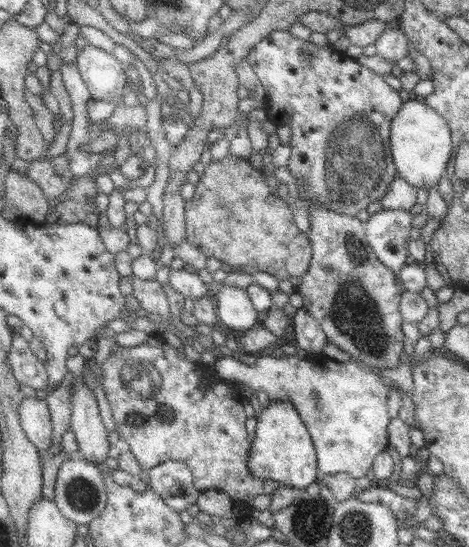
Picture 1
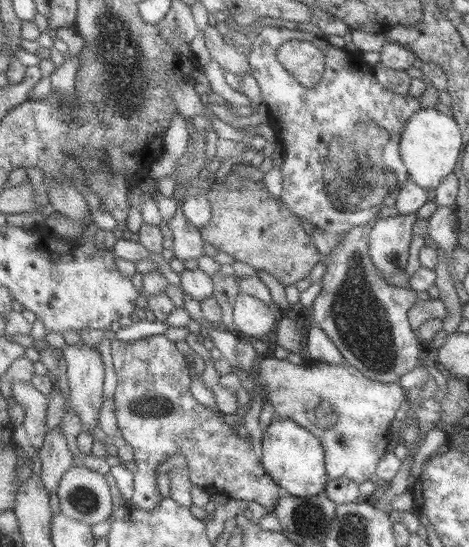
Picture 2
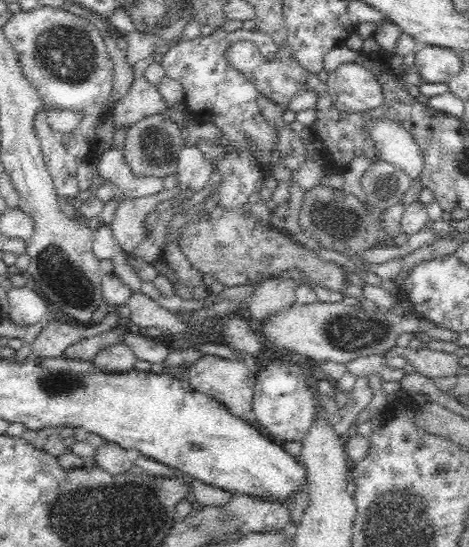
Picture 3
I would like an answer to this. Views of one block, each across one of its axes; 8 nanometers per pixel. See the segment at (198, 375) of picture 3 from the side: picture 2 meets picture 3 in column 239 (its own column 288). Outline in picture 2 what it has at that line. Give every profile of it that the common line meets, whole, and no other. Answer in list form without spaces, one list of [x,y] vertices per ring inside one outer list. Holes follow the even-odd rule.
[[[269,354],[259,357],[251,373],[257,380],[261,397],[273,408],[276,418],[295,422],[319,440],[328,479],[347,478],[359,485],[374,473],[377,461],[386,452],[390,437],[389,424],[394,420],[401,401],[406,400],[405,390],[397,383],[375,382],[346,362],[332,364],[311,360],[307,364],[295,366],[287,360],[277,360]]]

